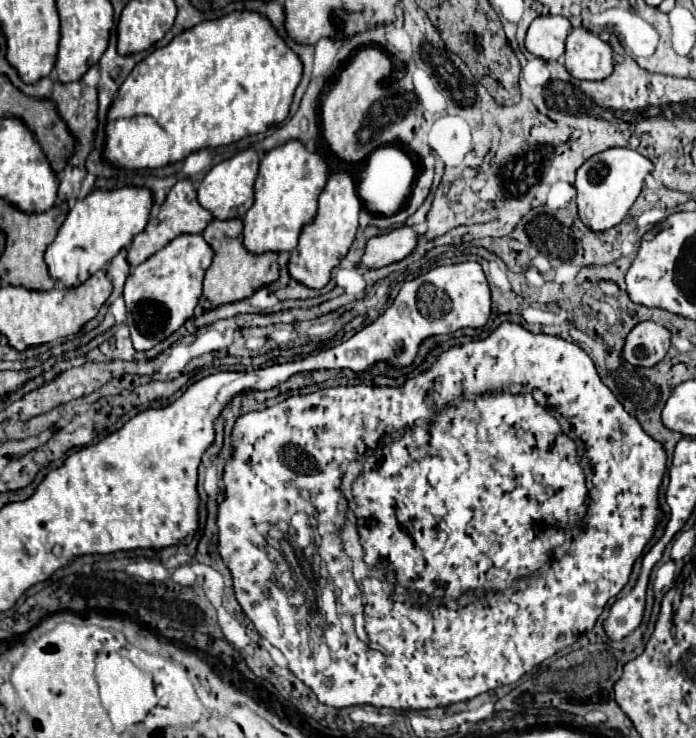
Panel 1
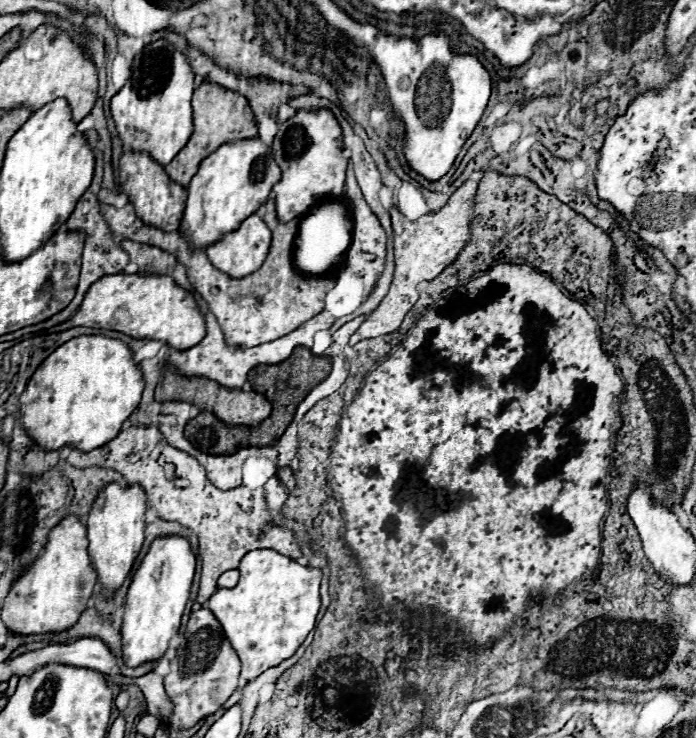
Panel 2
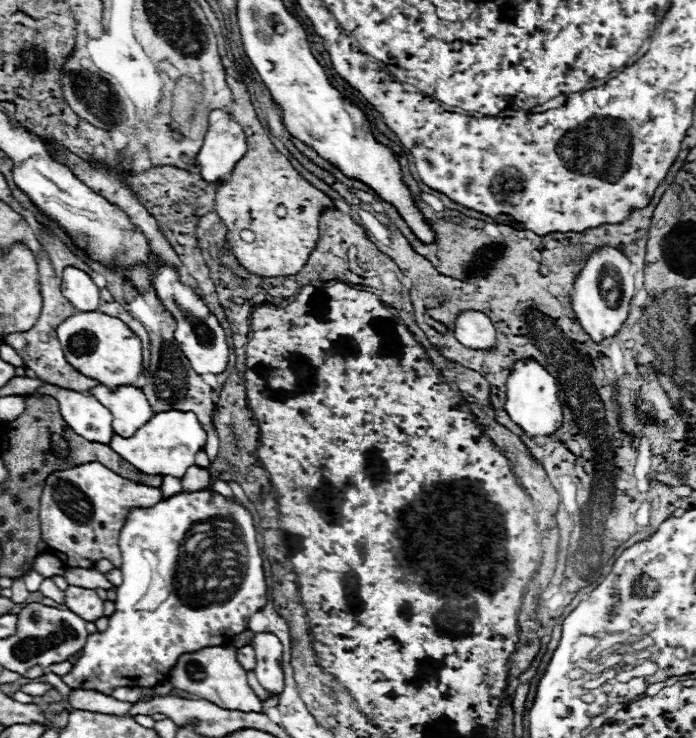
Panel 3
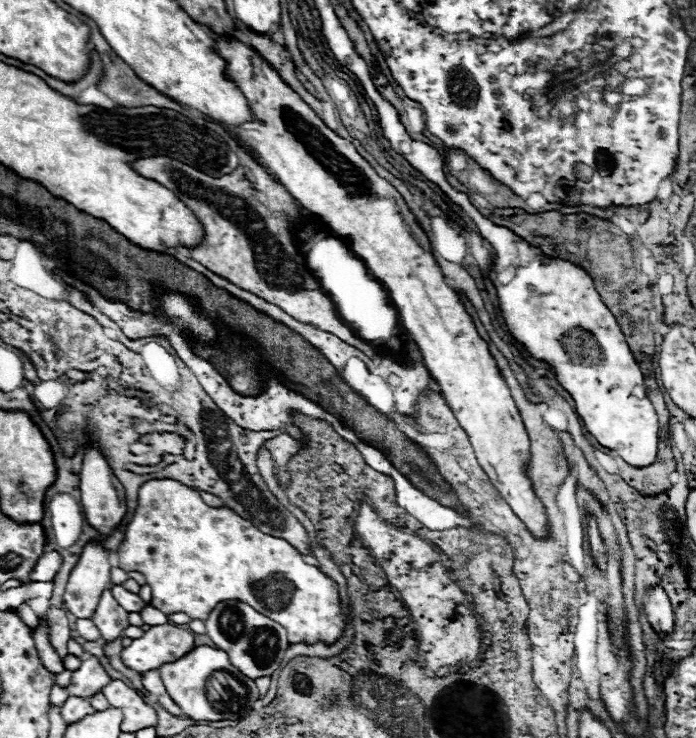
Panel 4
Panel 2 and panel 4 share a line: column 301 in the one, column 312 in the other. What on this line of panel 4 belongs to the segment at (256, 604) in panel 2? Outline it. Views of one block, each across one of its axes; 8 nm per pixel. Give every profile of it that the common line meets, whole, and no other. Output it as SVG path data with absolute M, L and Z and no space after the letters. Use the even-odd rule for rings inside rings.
M150 480L140 488L138 508L126 528L124 542L118 550L124 572L140 572L152 586L150 606L166 616L184 612L190 618L206 620L210 610L222 600L240 600L254 610L270 616L288 630L290 644L336 644L346 632L346 616L340 606L338 584L322 574L316 566L304 562L304 556L282 538L260 532L252 522L240 518L230 508L210 508L202 502L198 490L176 480Z

